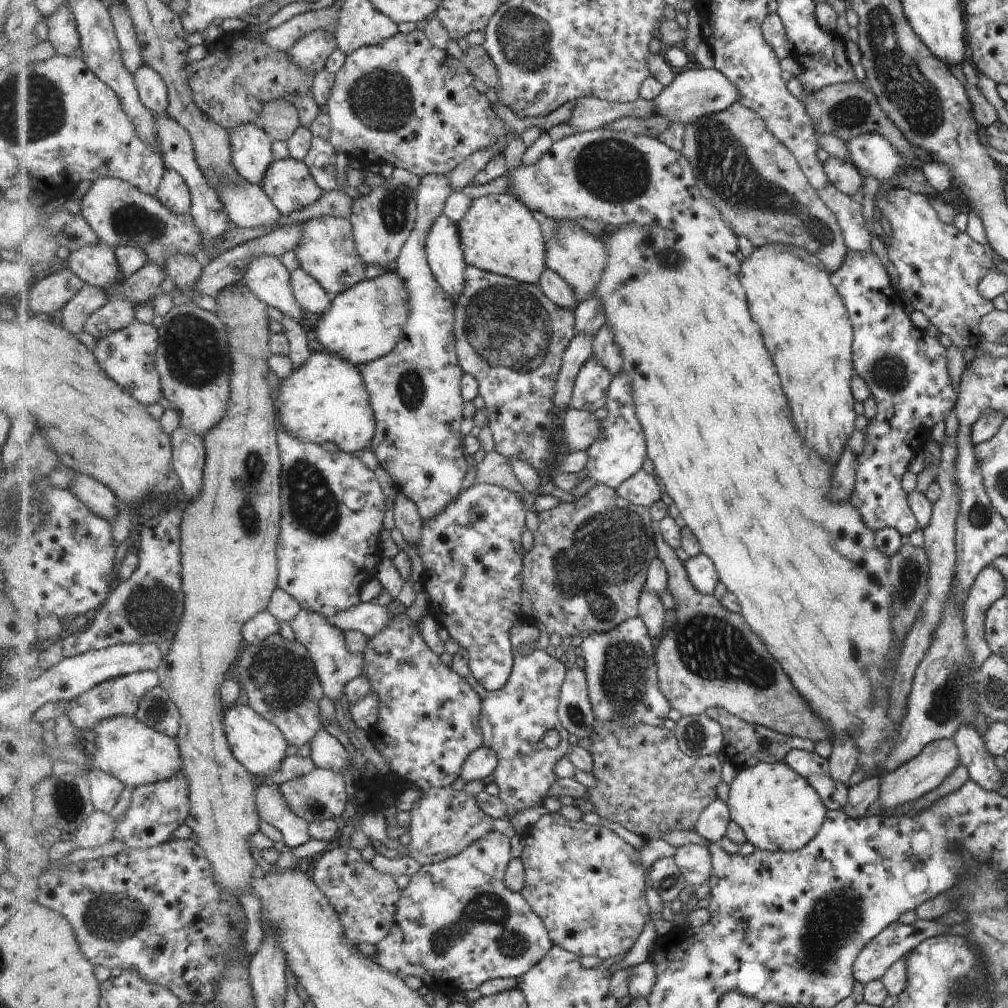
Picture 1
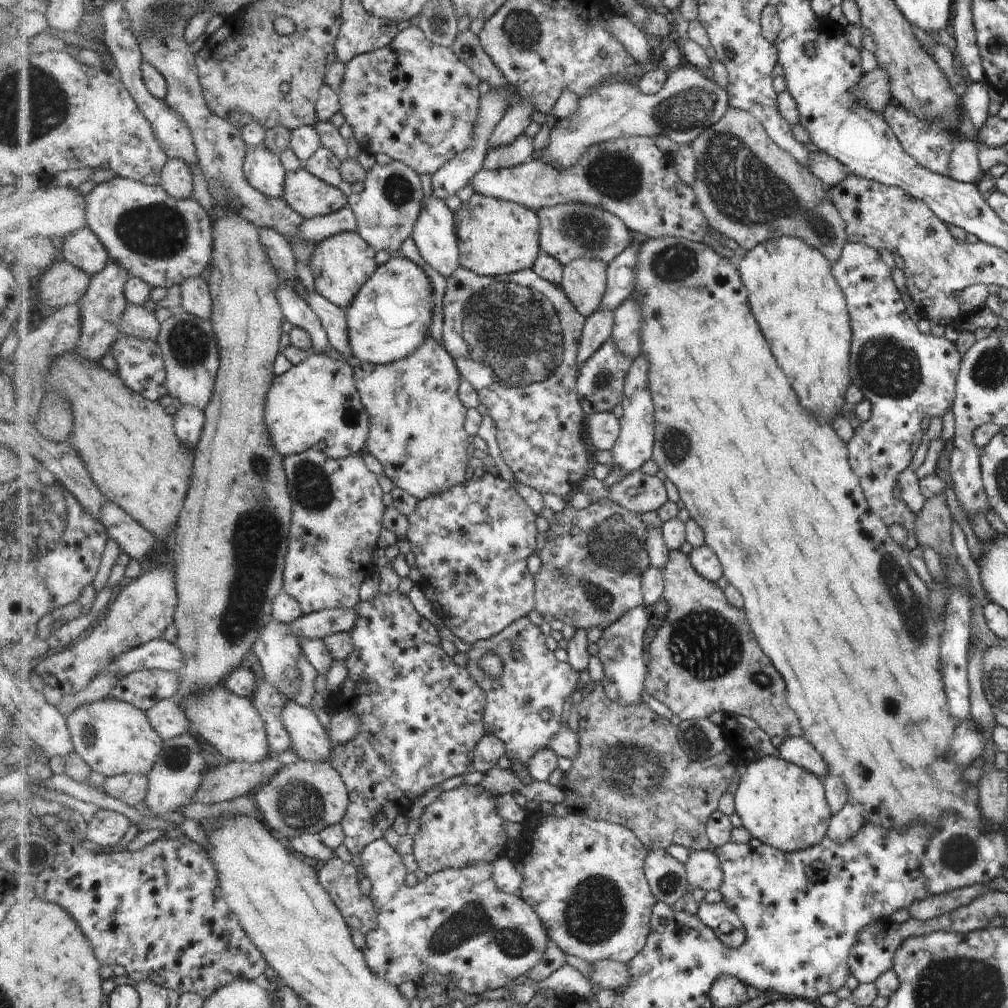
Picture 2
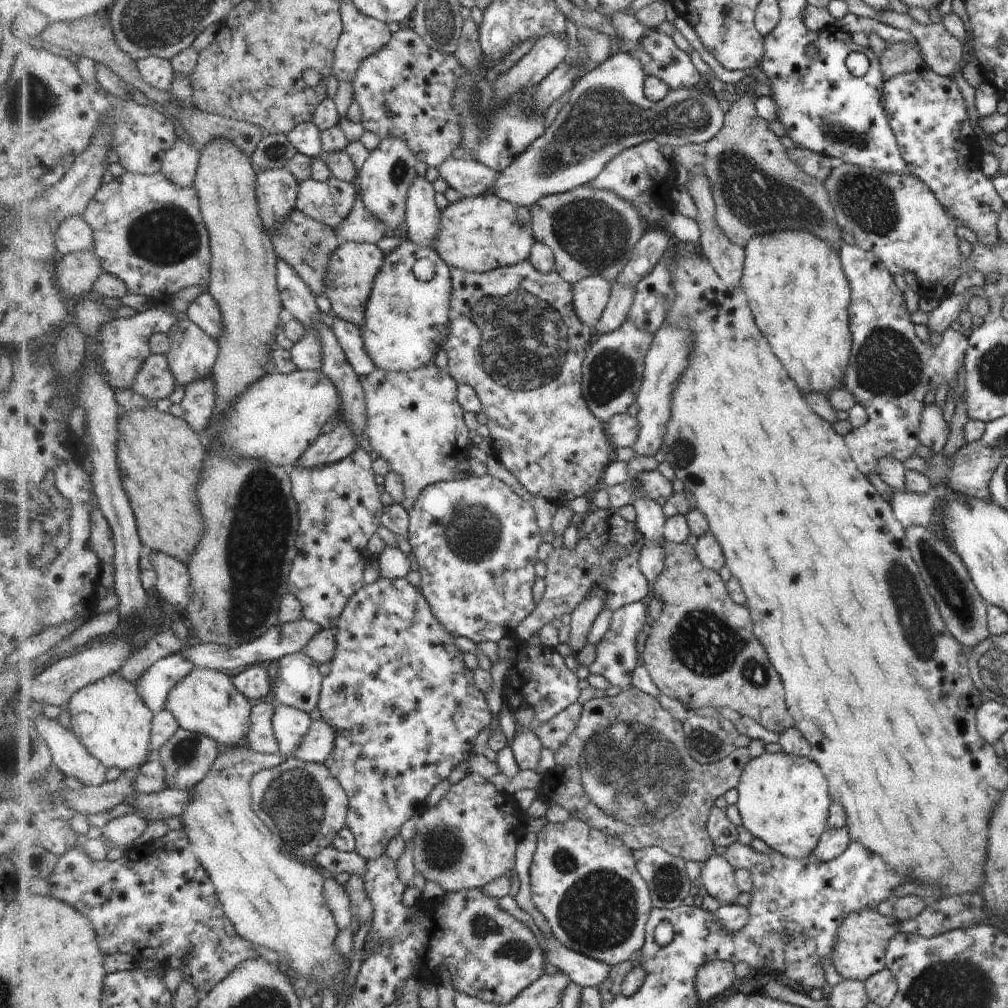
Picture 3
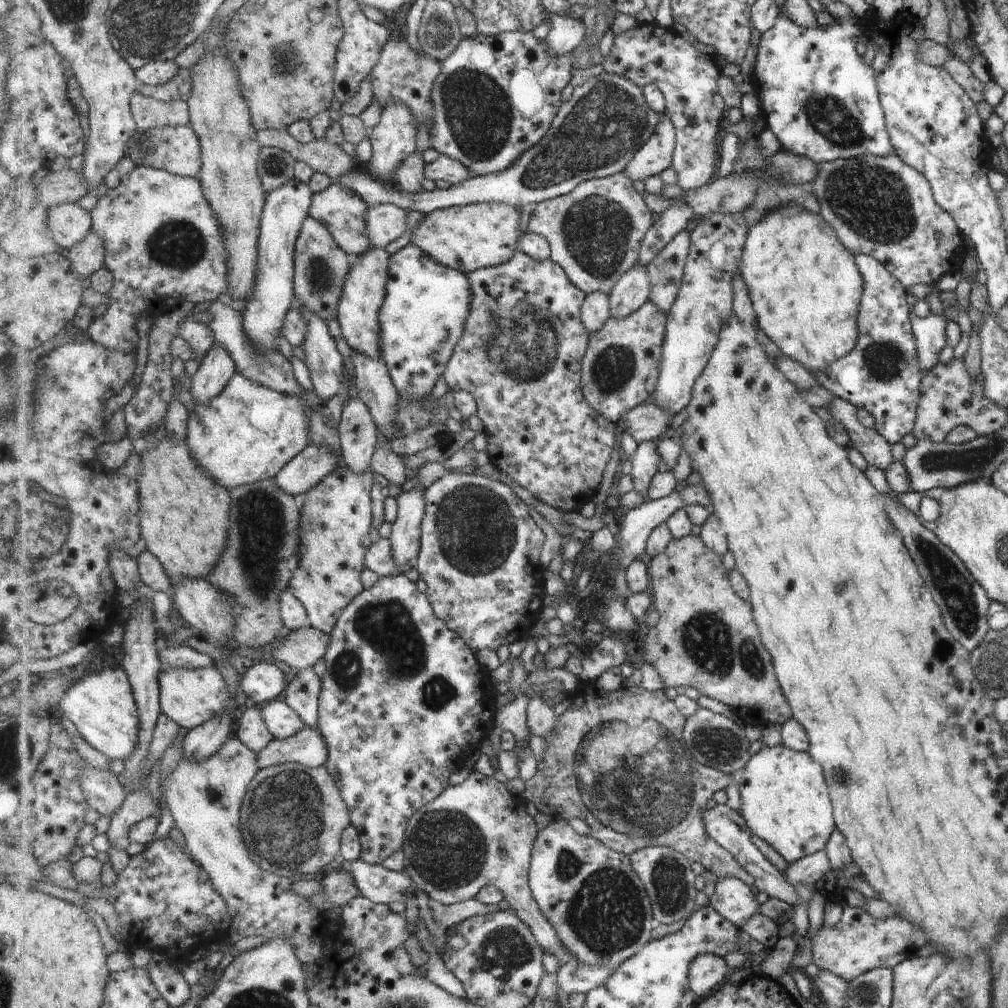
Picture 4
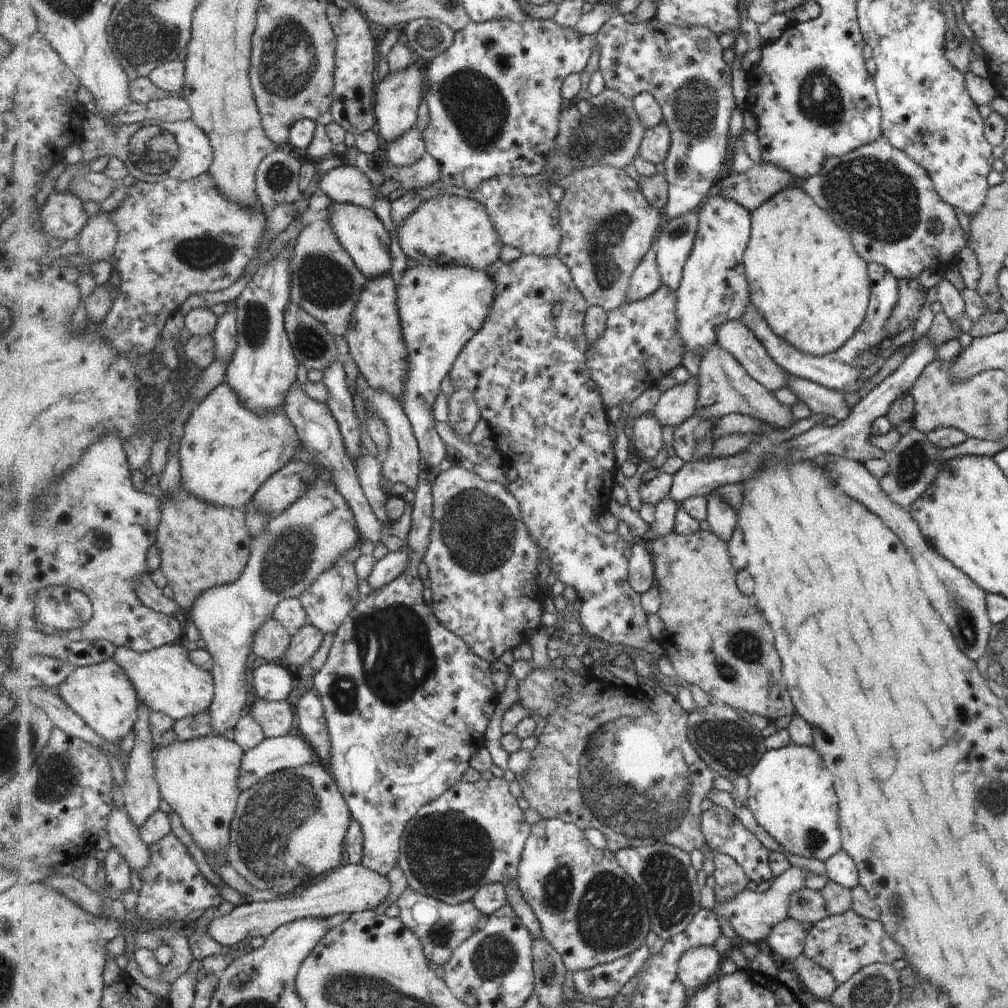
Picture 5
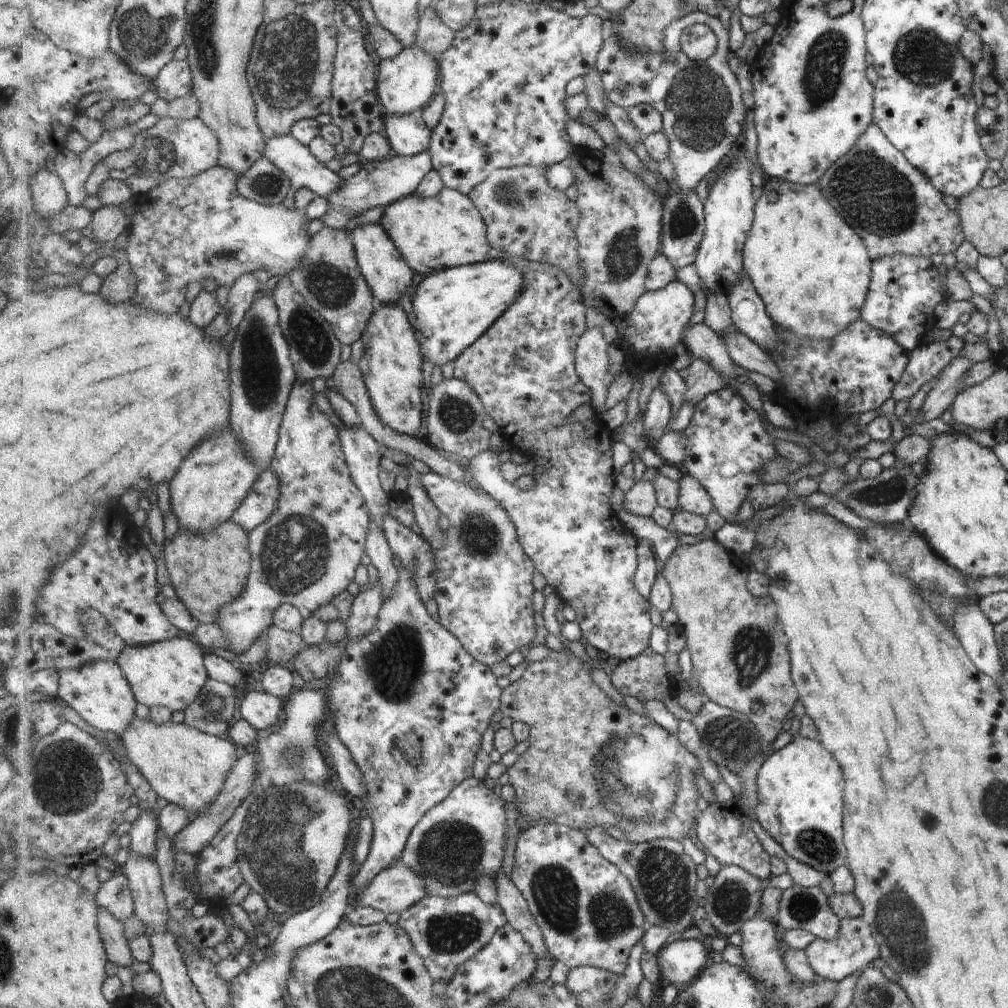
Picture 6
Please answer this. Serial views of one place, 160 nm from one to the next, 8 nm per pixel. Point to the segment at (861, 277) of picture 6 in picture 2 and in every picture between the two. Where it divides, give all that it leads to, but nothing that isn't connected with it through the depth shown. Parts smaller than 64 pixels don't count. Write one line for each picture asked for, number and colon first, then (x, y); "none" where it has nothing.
2: (801, 310)
3: (798, 293)
4: (805, 288)
5: (810, 284)

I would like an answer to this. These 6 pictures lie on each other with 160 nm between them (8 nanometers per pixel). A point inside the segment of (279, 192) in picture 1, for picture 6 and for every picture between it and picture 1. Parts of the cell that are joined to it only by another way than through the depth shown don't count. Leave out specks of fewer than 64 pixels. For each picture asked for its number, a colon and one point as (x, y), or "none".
2: (311, 197)
3: (330, 202)
4: (339, 208)
5: (360, 231)
6: (389, 275)

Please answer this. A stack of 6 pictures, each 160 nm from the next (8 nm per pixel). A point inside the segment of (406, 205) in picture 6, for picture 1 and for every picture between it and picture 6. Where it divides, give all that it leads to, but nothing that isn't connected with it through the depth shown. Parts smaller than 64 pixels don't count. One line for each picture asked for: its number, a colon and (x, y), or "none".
1: (499, 234)
2: (497, 237)
3: (478, 234)
4: (471, 237)
5: (451, 230)

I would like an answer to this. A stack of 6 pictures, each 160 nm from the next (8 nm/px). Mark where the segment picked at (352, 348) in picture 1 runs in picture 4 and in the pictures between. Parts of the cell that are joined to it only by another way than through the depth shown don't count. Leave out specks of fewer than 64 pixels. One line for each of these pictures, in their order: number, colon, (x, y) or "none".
2: (390, 318)
3: (407, 320)
4: (427, 305)

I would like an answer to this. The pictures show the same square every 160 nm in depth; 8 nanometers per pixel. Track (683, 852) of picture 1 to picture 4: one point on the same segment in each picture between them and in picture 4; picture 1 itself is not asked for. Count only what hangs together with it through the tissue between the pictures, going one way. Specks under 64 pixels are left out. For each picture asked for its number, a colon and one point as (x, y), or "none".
2: (704, 869)
3: (718, 875)
4: (735, 900)

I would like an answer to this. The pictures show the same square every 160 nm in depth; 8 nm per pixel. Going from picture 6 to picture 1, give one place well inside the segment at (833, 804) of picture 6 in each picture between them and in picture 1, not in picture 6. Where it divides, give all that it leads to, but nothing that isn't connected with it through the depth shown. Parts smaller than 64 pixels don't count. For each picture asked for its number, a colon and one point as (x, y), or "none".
1: (777, 809)
2: (782, 804)
3: (783, 799)
4: (785, 799)
5: (791, 796)

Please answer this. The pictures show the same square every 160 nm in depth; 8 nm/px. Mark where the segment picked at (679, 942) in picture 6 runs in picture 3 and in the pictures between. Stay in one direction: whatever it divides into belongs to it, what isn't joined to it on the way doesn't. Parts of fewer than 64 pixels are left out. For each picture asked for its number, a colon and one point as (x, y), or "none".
3: (715, 980)
4: (707, 972)
5: (697, 966)

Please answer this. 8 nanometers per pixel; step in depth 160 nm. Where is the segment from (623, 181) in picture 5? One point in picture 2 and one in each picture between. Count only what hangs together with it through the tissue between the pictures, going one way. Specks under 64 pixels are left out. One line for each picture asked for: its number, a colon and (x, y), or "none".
2: (572, 231)
3: (592, 232)
4: (596, 232)

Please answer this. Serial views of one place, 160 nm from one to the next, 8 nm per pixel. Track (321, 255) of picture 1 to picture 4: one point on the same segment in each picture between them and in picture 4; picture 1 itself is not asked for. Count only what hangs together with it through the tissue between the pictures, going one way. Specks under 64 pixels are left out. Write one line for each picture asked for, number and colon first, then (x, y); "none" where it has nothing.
2: (342, 264)
3: (353, 269)
4: (365, 289)

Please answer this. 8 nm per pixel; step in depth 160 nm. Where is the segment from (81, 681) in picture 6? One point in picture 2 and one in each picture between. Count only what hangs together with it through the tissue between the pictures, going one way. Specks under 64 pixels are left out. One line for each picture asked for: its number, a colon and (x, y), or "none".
2: (113, 737)
3: (111, 719)
4: (102, 705)
5: (102, 693)

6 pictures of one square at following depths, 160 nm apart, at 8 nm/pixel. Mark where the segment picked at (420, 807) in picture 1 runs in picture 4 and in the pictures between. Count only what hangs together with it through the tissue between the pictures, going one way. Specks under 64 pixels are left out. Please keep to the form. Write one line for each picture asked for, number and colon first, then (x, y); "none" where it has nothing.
2: (462, 827)
3: (469, 838)
4: (475, 835)

